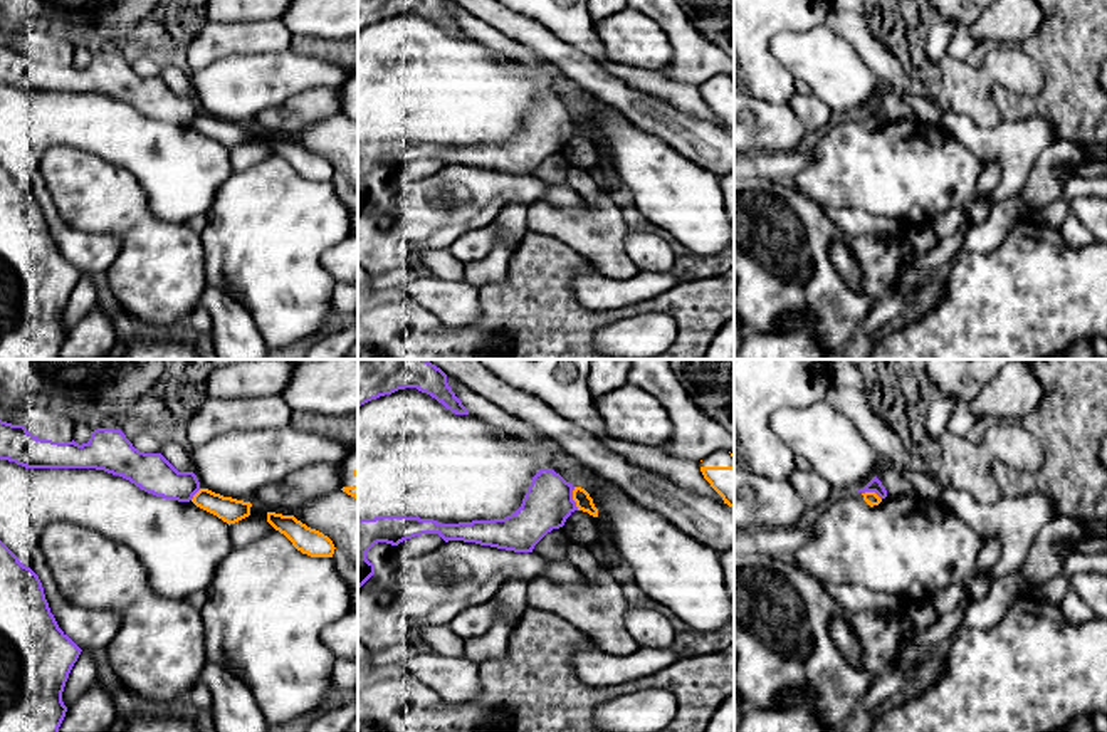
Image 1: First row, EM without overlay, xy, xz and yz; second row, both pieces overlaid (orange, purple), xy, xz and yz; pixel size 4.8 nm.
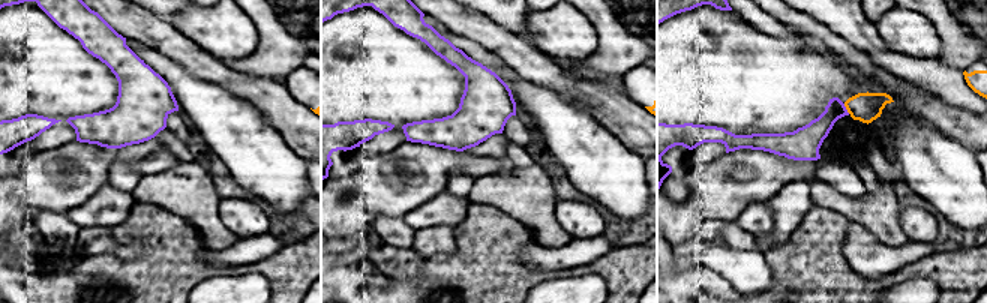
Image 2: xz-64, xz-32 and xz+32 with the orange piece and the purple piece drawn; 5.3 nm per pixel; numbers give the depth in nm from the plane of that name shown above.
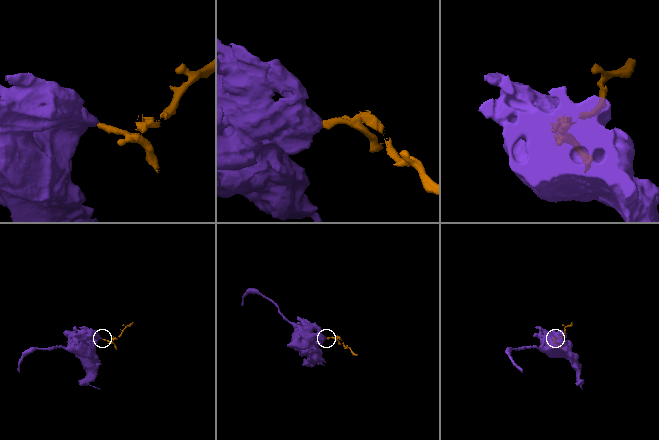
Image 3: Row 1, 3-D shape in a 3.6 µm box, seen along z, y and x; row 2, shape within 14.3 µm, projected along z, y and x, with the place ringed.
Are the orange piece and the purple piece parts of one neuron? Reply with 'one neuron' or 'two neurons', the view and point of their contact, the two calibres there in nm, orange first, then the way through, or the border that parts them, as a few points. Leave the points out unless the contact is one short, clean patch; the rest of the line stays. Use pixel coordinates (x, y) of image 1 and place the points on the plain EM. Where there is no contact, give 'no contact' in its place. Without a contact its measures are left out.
two neurons; contact xz (573, 123); calibres 80 and 240 nm; border xz (573, 111), (573, 125), (578, 133)

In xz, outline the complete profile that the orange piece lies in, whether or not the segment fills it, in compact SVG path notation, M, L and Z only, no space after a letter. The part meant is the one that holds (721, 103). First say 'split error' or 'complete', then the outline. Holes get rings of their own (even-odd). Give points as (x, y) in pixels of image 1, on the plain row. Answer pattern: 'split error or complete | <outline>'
split error | M719 74L699 87L704 102L722 121L724 128L734 133L734 79L727 74Z

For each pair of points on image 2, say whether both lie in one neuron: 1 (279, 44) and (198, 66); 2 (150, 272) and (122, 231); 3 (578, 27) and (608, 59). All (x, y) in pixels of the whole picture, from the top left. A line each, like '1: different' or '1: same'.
1: different
2: same
3: different

